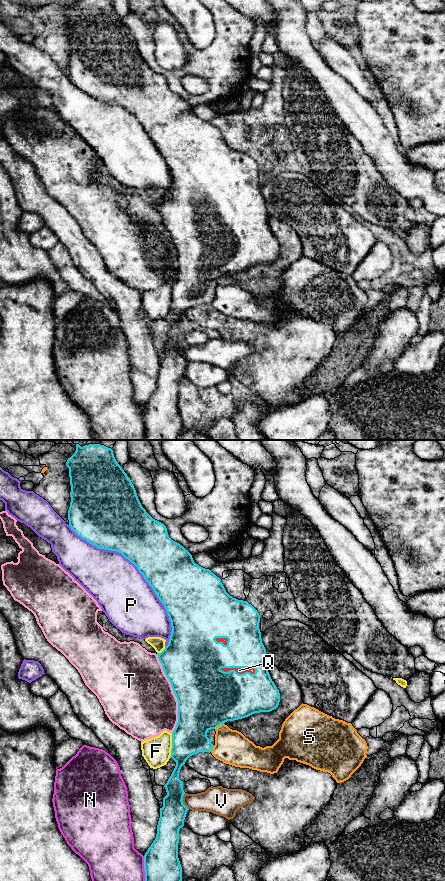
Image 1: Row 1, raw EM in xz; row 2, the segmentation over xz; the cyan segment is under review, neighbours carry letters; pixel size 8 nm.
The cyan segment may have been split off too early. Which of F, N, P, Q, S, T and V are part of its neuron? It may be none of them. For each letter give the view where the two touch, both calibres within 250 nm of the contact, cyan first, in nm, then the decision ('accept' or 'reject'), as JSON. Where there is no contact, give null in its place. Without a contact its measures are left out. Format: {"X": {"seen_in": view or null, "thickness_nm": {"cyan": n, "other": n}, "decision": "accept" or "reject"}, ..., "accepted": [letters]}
{"F": {"seen_in": "xz", "thickness_nm": {"cyan": 280, "other": 220}, "decision": "reject"}, "N": {"seen_in": "xz", "thickness_nm": {"cyan": 300, "other": 440}, "decision": "reject"}, "P": {"seen_in": "xz", "thickness_nm": {"cyan": 400, "other": 420}, "decision": "reject"}, "Q": {"seen_in": "xz", "thickness_nm": {"cyan": 400, "other": 50}, "decision": "accept"}, "S": {"seen_in": "xz", "thickness_nm": {"cyan": 480, "other": 280}, "decision": "reject"}, "T": {"seen_in": "xz", "thickness_nm": {"cyan": 460, "other": 500}, "decision": "reject"}, "V": {"seen_in": "xz", "thickness_nm": {"cyan": 200, "other": 190}, "decision": "reject"}, "accepted": ["Q"]}

